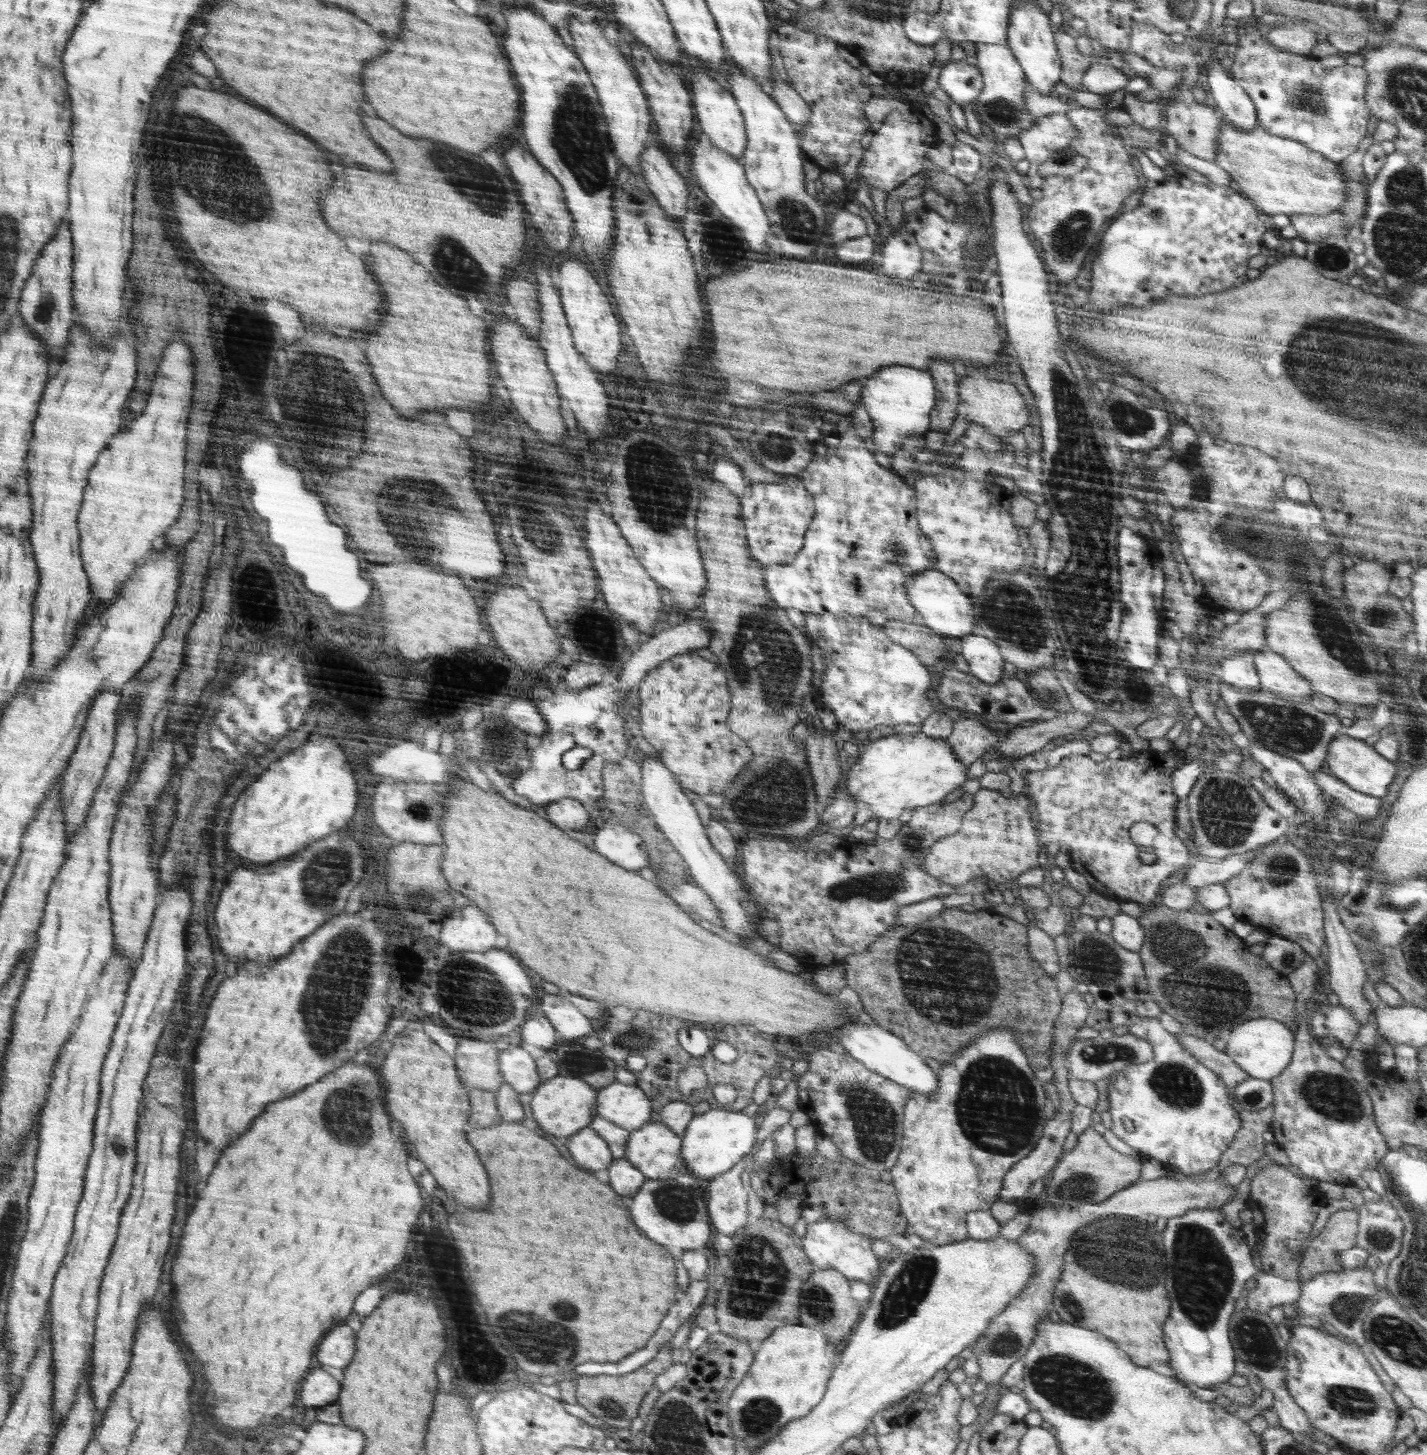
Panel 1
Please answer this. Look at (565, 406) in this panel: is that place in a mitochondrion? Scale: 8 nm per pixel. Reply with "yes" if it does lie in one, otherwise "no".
no

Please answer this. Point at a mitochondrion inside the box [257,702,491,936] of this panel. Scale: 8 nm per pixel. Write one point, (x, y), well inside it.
(321, 890)

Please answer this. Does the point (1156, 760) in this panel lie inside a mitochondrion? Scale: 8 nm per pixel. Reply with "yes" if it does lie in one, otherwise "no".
no

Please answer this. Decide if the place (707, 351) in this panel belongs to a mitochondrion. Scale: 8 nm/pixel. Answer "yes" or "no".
no

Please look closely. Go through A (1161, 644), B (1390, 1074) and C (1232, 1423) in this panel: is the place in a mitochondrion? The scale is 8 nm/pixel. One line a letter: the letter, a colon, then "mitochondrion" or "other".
A: other
B: other
C: other

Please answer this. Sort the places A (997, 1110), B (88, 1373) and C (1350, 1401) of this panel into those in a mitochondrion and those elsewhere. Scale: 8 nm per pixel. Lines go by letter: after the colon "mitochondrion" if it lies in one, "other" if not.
A: mitochondrion
B: other
C: mitochondrion

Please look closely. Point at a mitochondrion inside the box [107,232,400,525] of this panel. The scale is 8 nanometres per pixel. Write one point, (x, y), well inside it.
(311, 379)

